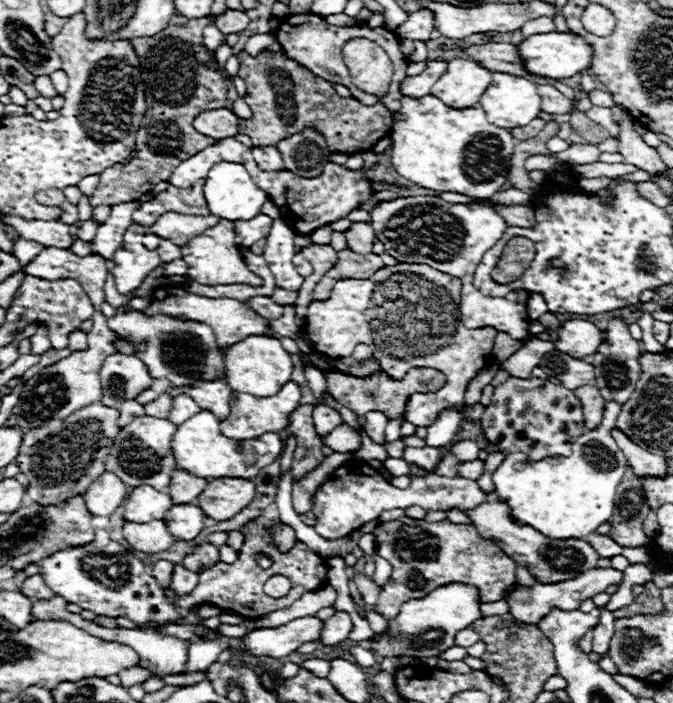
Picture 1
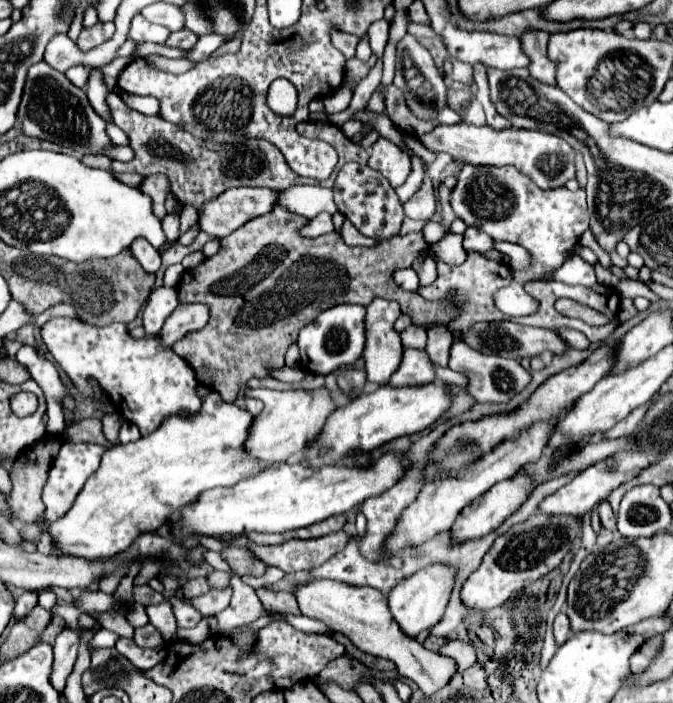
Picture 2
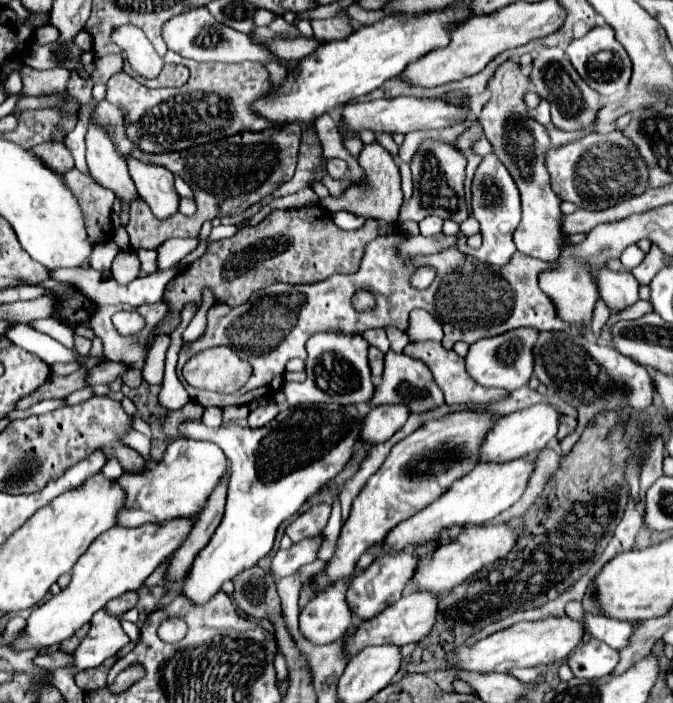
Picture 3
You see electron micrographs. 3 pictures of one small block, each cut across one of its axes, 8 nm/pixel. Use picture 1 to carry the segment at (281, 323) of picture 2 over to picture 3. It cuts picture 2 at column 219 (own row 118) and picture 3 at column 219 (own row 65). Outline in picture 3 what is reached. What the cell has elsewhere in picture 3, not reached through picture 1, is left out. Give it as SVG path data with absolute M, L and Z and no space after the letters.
M320 206L272 210L260 224L242 228L236 236L212 242L208 252L192 262L176 280L166 286L164 302L172 304L176 312L168 316L156 334L170 334L178 326L178 312L186 302L200 302L204 286L210 286L216 300L230 306L244 304L256 288L266 288L274 282L288 284L312 284L334 274L354 274L358 268L364 248L378 234L378 220L366 220L360 230L340 230L330 224L330 214Z

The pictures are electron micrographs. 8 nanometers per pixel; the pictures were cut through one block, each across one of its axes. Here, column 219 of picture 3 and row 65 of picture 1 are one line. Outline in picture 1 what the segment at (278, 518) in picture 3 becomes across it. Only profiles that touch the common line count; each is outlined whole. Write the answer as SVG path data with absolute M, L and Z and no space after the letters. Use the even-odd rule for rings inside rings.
M548 32L548 34L534 34L526 38L522 44L518 44L518 52L526 62L526 68L532 74L540 74L546 78L572 78L578 72L592 66L594 48L578 34L574 32ZM430 60L428 62L428 68L416 76L406 76L402 82L400 82L400 92L402 96L408 96L408 98L424 98L430 94L434 82L446 72L446 62L442 60Z

